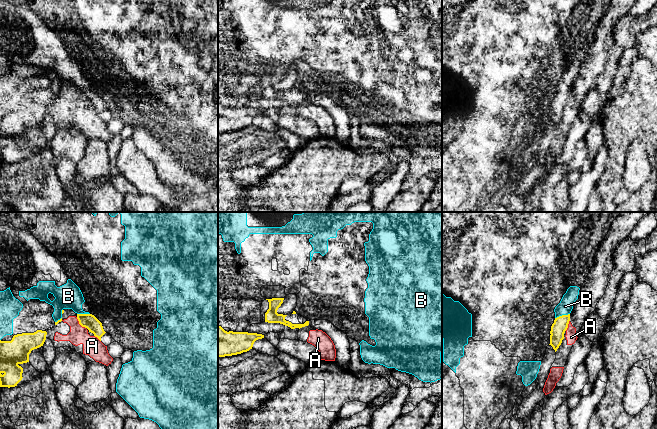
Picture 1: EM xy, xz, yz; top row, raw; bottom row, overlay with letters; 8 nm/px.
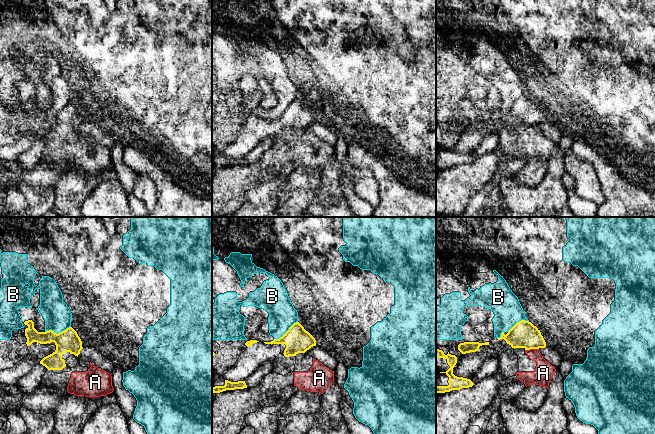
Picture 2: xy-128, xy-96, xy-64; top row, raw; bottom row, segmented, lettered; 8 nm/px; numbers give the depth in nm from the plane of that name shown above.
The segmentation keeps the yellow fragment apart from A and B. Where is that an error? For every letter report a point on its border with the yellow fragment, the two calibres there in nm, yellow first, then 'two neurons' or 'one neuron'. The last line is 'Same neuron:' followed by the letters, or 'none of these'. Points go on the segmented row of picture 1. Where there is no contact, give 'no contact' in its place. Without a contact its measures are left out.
A: xy (79, 323) | 120/160 nm | two neurons
B: yz (562, 315) | 120/120 nm | two neurons
Same neuron: none of these

